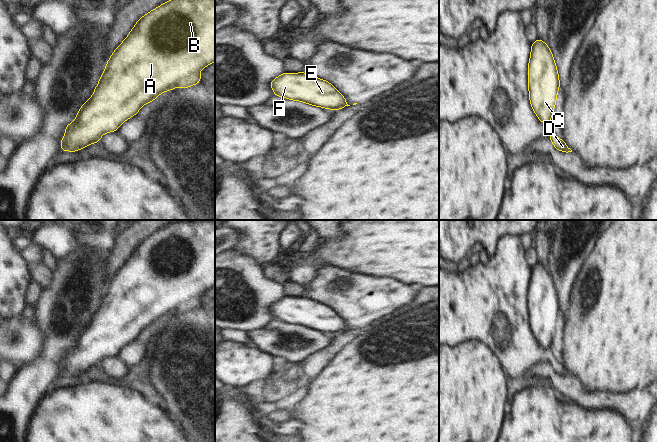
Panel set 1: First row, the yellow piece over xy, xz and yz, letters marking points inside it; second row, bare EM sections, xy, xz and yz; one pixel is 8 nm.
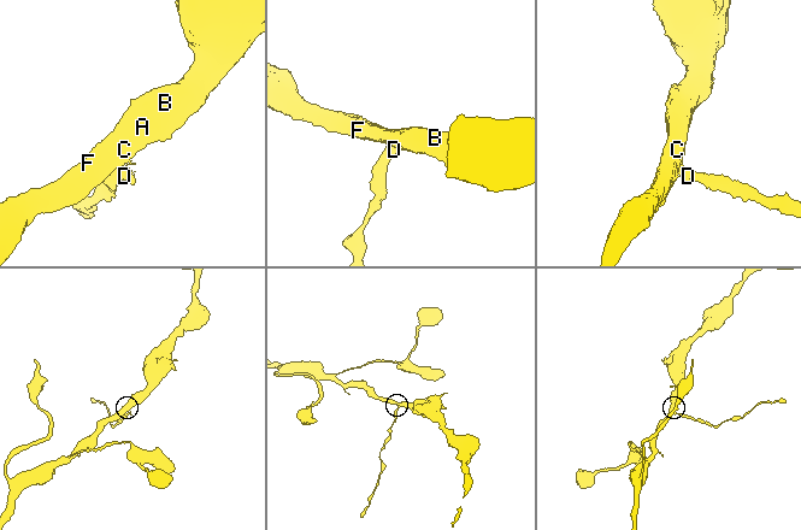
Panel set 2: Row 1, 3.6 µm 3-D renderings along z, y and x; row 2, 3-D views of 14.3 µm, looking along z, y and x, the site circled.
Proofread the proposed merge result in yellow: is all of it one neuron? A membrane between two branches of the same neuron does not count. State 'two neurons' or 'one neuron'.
two neurons

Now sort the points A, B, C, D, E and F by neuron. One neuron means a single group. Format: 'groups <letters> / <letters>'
groups A B C E F / D

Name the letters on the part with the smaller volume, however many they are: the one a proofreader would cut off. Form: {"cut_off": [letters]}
{"cut_off": ["D"]}

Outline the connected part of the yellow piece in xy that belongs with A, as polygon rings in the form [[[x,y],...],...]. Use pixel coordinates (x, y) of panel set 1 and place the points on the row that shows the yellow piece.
[[[169,0],[158,6],[141,17],[125,40],[117,46],[106,63],[105,70],[99,79],[98,85],[94,89],[93,95],[81,106],[75,120],[65,127],[66,131],[64,137],[61,139],[60,151],[76,152],[92,143],[99,143],[102,135],[107,132],[116,132],[123,122],[136,115],[143,105],[152,102],[162,92],[173,90],[176,87],[189,88],[190,86],[201,82],[200,70],[212,62],[215,62],[215,0]]]

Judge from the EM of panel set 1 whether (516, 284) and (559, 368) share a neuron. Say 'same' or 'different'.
same

